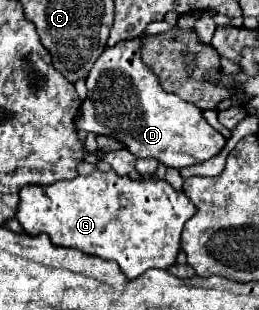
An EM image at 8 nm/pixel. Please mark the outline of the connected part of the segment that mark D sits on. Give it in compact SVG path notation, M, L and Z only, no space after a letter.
M141 38L107 48L87 76L87 98L81 104L77 128L119 140L137 158L157 158L169 168L187 168L219 154L227 140L207 124L203 112L189 102L165 94L141 60Z

